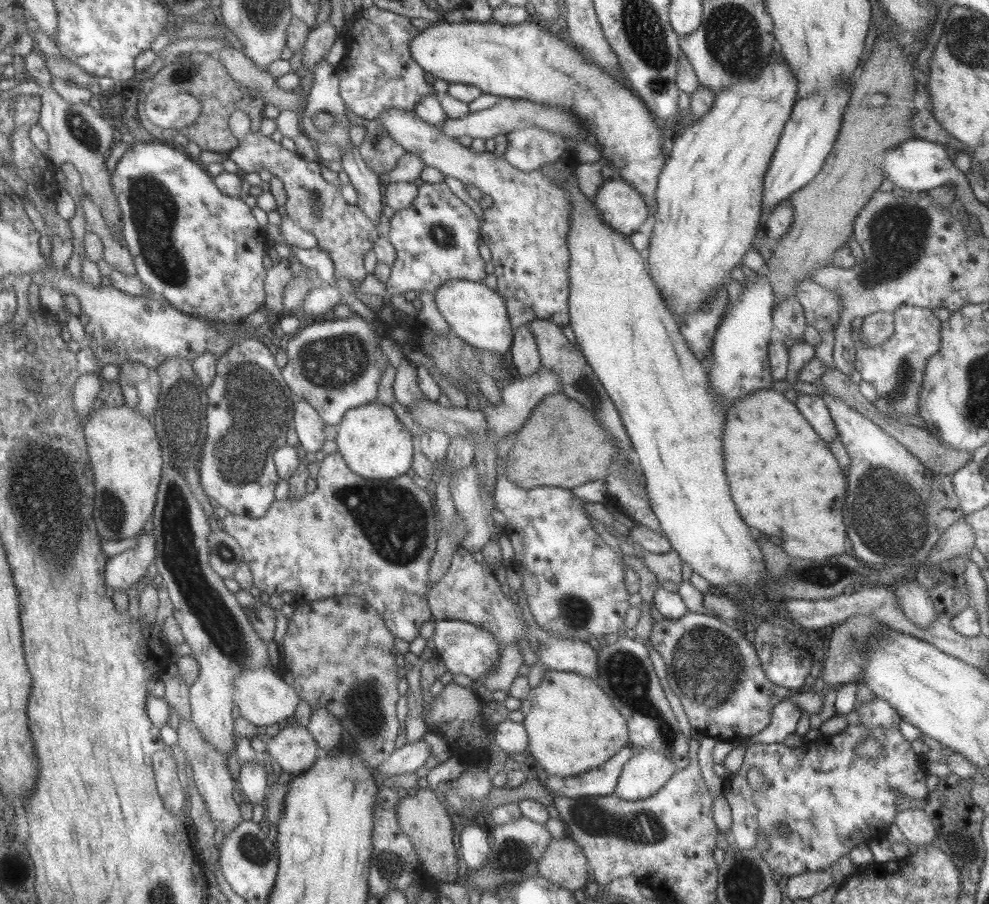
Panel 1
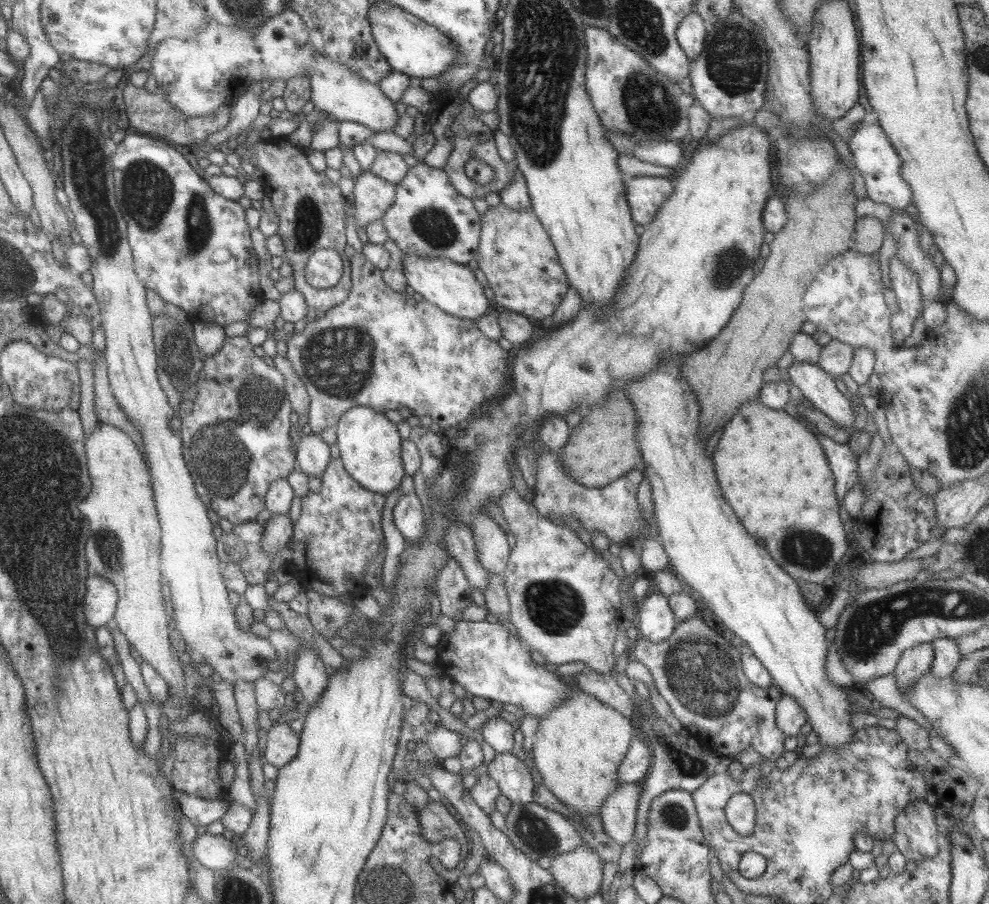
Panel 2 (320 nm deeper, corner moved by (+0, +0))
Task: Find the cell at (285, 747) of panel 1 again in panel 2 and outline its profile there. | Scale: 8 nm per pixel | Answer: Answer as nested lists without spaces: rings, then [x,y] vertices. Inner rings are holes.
[[[280,720],[267,730],[264,761],[279,769],[296,755],[298,744],[298,734]]]

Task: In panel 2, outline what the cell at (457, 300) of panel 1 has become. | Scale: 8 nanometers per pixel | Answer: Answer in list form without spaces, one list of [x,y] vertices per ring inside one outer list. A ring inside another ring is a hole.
[[[405,255],[400,262],[400,270],[406,278],[406,284],[411,286],[414,292],[420,294],[427,302],[439,307],[448,315],[477,320],[489,308],[489,293],[479,285],[473,276],[473,271],[467,265],[454,263],[449,259]]]

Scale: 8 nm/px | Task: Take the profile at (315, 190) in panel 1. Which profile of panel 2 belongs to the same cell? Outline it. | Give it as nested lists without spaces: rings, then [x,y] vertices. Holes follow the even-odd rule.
[[[261,138],[259,142],[253,145],[253,149],[251,149],[249,163],[253,167],[263,171],[262,185],[267,191],[266,196],[272,204],[272,210],[274,210],[279,220],[276,234],[281,237],[281,243],[283,243],[283,253],[285,254],[283,254],[282,259],[286,260],[293,270],[290,275],[293,276],[294,289],[303,296],[305,306],[308,309],[316,311],[316,316],[318,316],[333,308],[333,306],[339,304],[342,300],[345,300],[351,288],[350,260],[344,254],[344,248],[347,245],[345,235],[346,211],[344,210],[344,200],[341,196],[339,186],[337,183],[333,184],[333,182],[330,182],[324,172],[313,170],[311,164],[307,161],[304,151],[291,146],[289,142],[282,138]],[[318,249],[333,250],[337,252],[337,255],[342,260],[343,272],[341,281],[328,289],[312,288],[307,284],[304,277],[305,265],[309,256]]]

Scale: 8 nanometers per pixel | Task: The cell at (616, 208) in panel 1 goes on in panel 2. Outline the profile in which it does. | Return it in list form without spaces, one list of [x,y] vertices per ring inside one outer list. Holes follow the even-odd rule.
[[[657,176],[629,177],[624,185],[633,222],[642,226],[649,225],[674,189],[669,180]]]

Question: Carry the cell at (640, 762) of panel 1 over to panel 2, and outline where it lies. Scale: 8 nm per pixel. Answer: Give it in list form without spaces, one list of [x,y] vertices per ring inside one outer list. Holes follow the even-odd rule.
[[[642,782],[622,783],[622,786],[618,786],[600,805],[598,817],[601,826],[605,834],[617,844],[627,845],[633,838],[641,789]]]

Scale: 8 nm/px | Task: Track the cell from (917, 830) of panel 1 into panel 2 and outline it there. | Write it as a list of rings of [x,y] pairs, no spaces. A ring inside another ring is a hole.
[[[924,798],[908,802],[894,818],[890,840],[907,860],[935,857],[939,839],[932,806]]]

